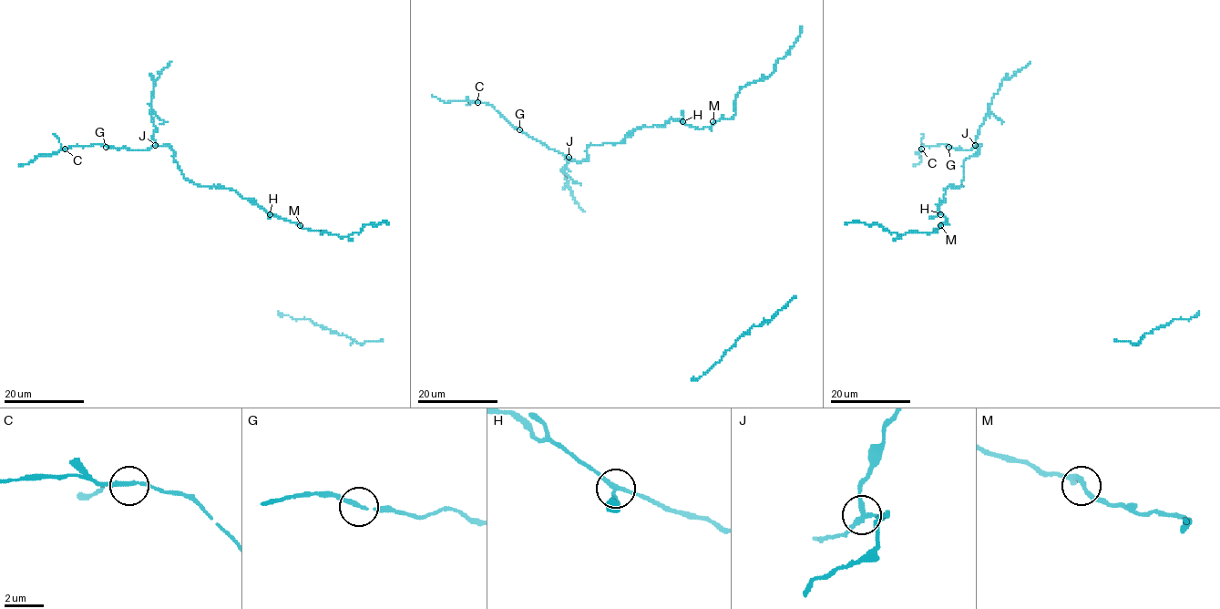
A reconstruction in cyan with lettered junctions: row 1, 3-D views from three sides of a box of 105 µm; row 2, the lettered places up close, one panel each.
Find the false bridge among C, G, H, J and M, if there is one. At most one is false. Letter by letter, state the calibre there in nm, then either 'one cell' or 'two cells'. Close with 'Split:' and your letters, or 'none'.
C: 200 nm thick; one cell
G: 180 nm thick; one cell
H: 190 nm thick; one cell
J: 200 nm thick; two cells
M: 200 nm thick; one cell
Split: J

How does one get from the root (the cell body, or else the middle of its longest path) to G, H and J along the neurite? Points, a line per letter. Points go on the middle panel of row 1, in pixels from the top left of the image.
G: (713, 122), (697, 129), (670, 119), (663, 125), (635, 129), (620, 142), (589, 146), (582, 161), (518, 129)
H: (713, 122), (709, 128), (697, 129), (682, 121)
J: (713, 122), (697, 129), (670, 119), (663, 125), (635, 129), (620, 142), (590, 144), (582, 161), (568, 157)

